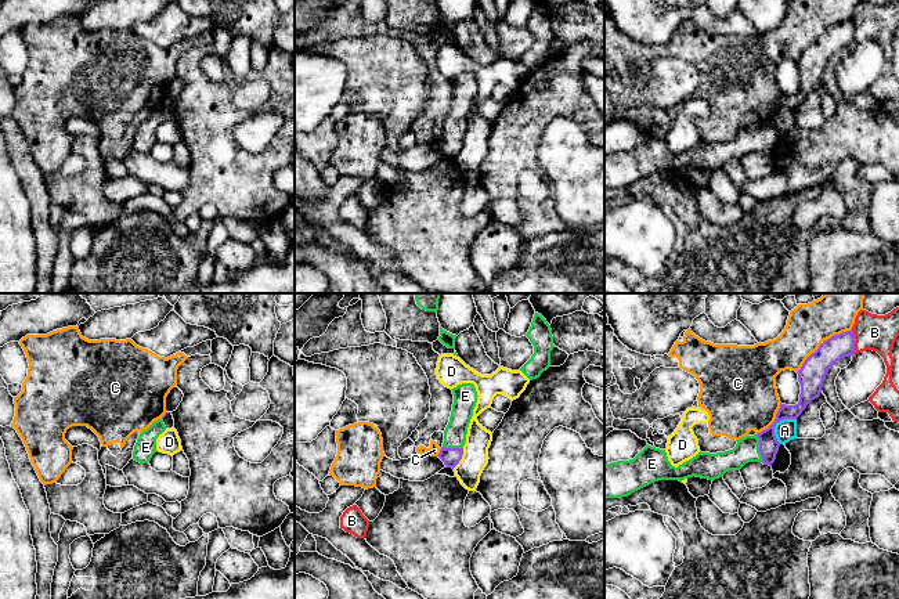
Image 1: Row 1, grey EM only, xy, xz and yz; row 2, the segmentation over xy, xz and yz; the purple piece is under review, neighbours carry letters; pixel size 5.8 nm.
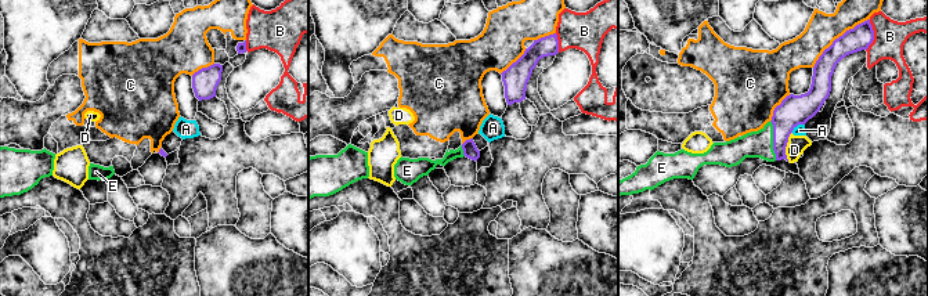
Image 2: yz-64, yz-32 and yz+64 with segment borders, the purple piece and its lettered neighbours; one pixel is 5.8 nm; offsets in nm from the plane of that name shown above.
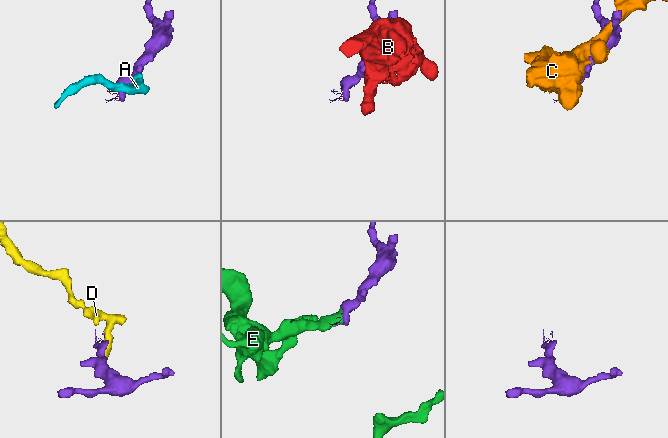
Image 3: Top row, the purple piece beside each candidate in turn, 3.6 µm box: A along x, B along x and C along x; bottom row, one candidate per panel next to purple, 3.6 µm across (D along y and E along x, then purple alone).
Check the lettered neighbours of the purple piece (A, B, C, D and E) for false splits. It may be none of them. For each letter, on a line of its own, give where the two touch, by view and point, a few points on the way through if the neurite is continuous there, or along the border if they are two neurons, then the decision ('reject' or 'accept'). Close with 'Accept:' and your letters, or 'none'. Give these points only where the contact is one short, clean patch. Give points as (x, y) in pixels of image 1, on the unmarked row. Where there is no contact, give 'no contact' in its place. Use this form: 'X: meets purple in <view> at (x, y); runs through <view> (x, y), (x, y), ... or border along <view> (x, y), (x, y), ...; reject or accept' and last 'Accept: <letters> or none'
A: meets purple in yz at (776, 112); border along yz (795, 108), (783, 108), (776, 114), (775, 127), (779, 133); reject
B: meets purple in yz at (855, 31); reject
C: meets purple in yz at (822, 33); reject
D: meets purple in xz at (461, 148); border along xz (464, 139), (462, 148), (452, 158); reject
E: meets purple in yz at (760, 139); runs through yz (769, 136), (760, 139), (747, 140); accept
Accept: E

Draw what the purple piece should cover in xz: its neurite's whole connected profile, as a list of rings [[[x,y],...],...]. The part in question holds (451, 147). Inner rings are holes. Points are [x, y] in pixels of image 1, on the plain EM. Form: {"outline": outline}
{"outline": [[[462,73],[451,80],[454,84],[452,101],[437,147],[447,158],[454,159],[462,149],[467,118],[479,86],[473,73]]]}

